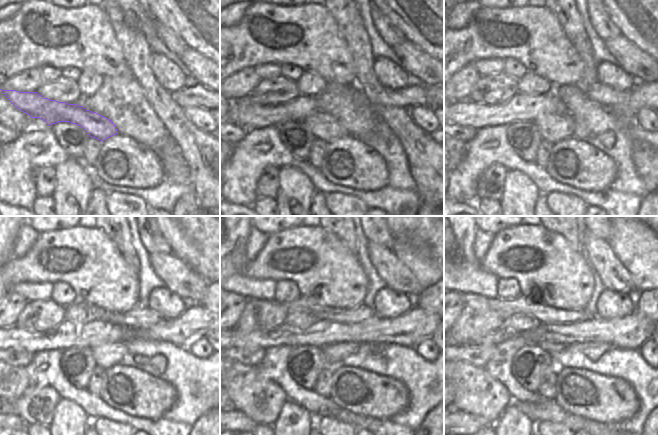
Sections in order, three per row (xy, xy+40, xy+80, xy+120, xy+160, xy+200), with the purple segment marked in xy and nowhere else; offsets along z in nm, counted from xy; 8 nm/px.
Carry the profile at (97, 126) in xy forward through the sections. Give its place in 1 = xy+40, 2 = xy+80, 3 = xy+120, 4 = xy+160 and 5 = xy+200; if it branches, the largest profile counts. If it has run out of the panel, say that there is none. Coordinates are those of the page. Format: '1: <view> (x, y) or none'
1: xy+40 (325, 127)
2: xy+80 (552, 128)
3: xy+120 (106, 355)
4: xy+160 (334, 353)
5: xy+200 (594, 350)

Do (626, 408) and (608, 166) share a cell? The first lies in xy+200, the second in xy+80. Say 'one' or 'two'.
one

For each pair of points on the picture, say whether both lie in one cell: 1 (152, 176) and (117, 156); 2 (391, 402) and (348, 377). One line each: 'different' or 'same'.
1: same
2: same

